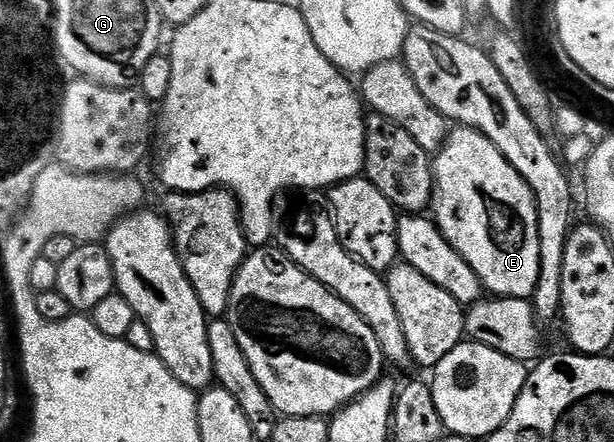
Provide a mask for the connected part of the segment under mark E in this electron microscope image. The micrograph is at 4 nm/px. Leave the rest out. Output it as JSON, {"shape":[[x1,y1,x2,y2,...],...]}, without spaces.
{"shape":[[456,125,450,131,438,154,433,158,435,171,435,196,430,209,435,210,433,221,445,236,448,244,477,272,484,291,500,298,530,299,537,288,537,276,541,264,541,244,537,236,537,208,535,197,521,180,517,168,501,156,501,152,481,132,468,126]]}

